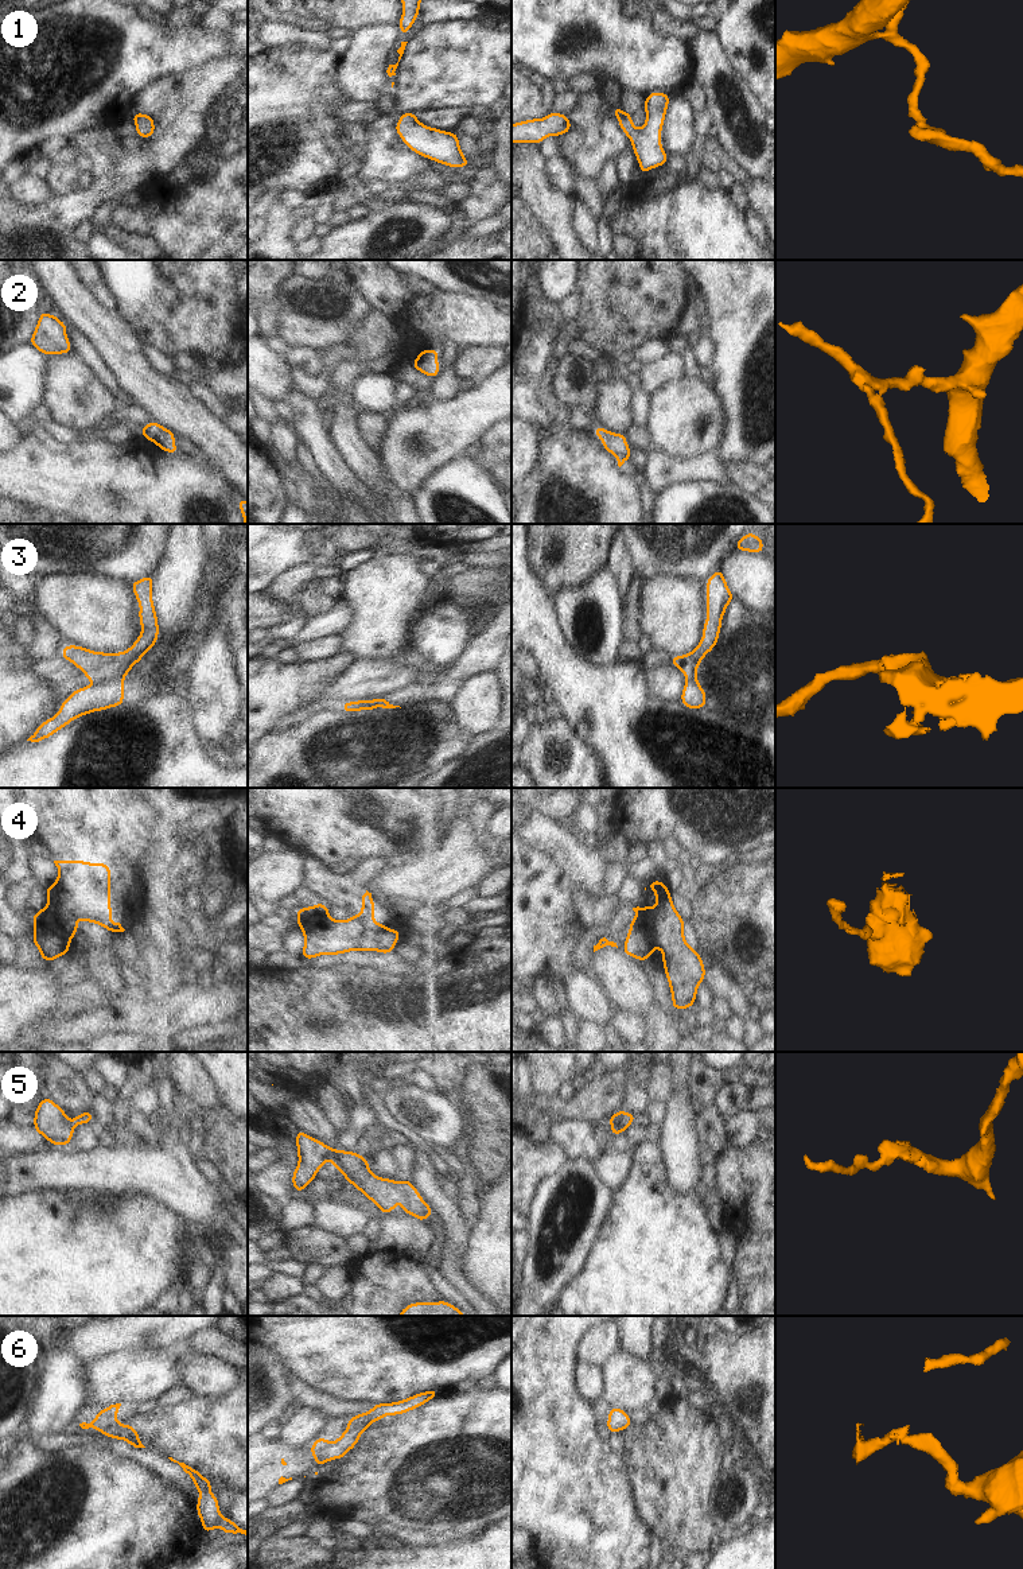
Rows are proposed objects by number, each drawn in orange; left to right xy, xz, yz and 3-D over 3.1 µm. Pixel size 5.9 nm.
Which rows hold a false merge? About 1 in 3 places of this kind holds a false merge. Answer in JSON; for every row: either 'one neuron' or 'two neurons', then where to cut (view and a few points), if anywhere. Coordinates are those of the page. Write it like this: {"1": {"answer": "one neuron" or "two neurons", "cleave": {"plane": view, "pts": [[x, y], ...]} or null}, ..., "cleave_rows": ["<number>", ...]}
{"1": {"answer": "one neuron", "cleave": null}, "2": {"answer": "one neuron", "cleave": null}, "3": {"answer": "two neurons", "cleave": {"plane": "xy", "pts": [[124, 676], [102, 683]]}}, "4": {"answer": "two neurons", "cleave": {"plane": "yz", "pts": [[641, 915], [653, 928], [657, 944]]}}, "5": {"answer": "two neurons", "cleave": {"plane": "xz", "pts": [[338, 1150], [333, 1161]]}}, "6": {"answer": "two neurons", "cleave": {"plane": "xy", "pts": [[116, 1422], [100, 1430]]}}, "cleave_rows": ["3", "4", "5", "6"]}

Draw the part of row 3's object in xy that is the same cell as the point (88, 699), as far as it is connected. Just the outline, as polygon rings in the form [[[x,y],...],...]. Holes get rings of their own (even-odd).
[[[118,677],[77,688],[59,706],[58,714],[42,722],[27,741],[39,742],[47,739],[79,716],[124,706],[124,680],[125,677]]]

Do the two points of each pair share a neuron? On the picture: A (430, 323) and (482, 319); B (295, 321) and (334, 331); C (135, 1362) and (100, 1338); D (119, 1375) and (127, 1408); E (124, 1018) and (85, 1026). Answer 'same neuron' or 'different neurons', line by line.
A: same neuron
B: same neuron
C: different neurons
D: different neurons
E: same neuron

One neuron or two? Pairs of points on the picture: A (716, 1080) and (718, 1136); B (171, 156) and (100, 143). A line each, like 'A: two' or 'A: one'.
A: one
B: one

